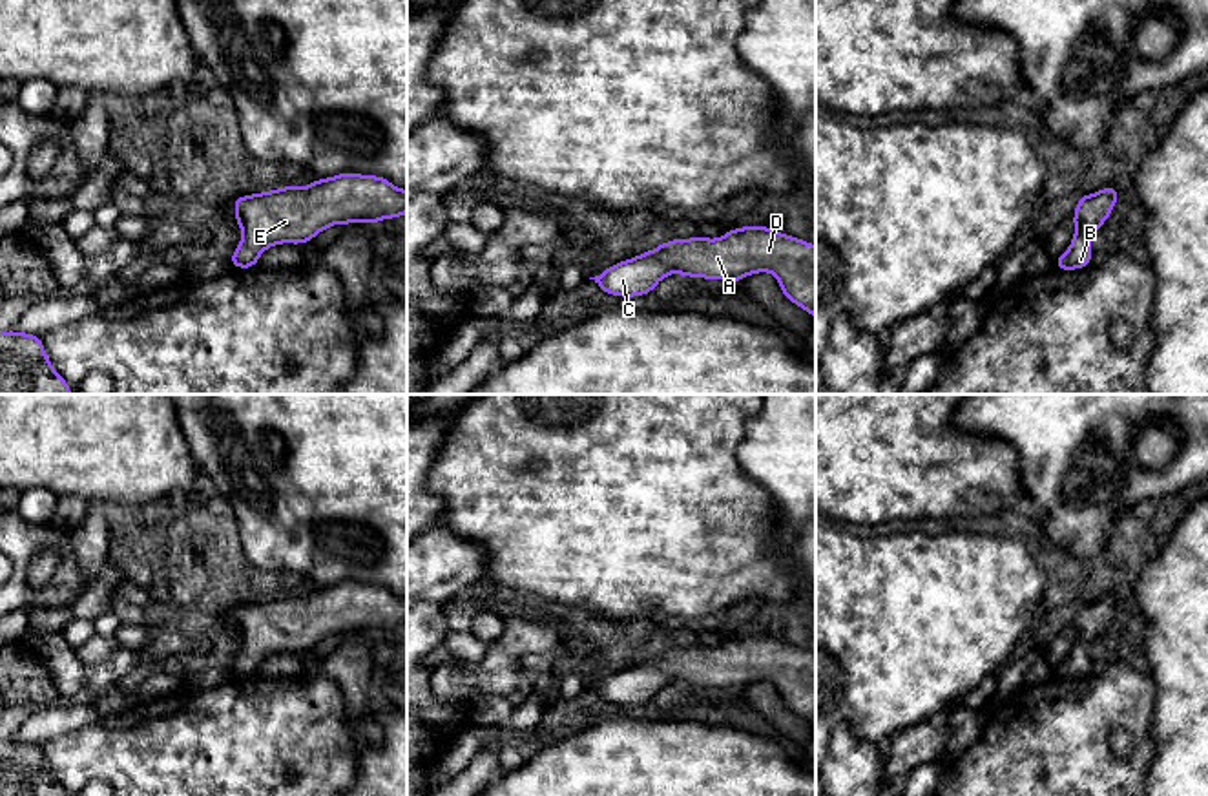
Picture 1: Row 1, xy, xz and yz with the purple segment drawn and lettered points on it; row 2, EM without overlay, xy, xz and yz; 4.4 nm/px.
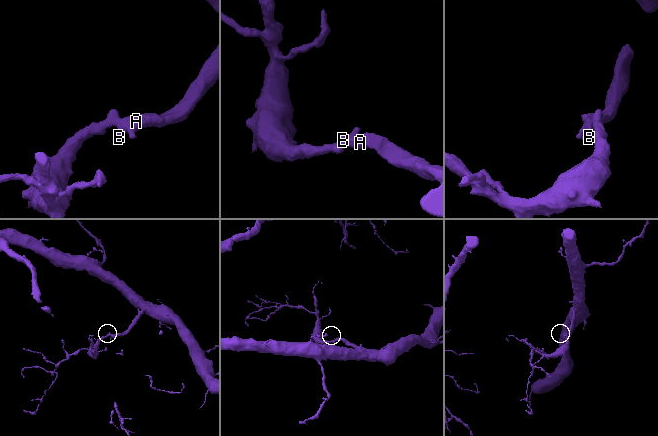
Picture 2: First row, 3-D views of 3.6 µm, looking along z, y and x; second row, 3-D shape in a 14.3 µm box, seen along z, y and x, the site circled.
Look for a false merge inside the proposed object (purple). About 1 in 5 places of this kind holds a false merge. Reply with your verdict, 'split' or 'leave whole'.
leave whole

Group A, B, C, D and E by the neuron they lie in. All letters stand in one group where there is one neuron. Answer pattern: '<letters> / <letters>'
A B C D E

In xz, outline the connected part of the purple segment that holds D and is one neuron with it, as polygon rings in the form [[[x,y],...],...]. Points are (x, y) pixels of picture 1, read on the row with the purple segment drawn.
[[[739,226],[717,239],[670,239],[589,279],[606,294],[635,298],[670,274],[739,283],[757,272],[774,274],[786,299],[816,318],[816,246],[770,226]]]

